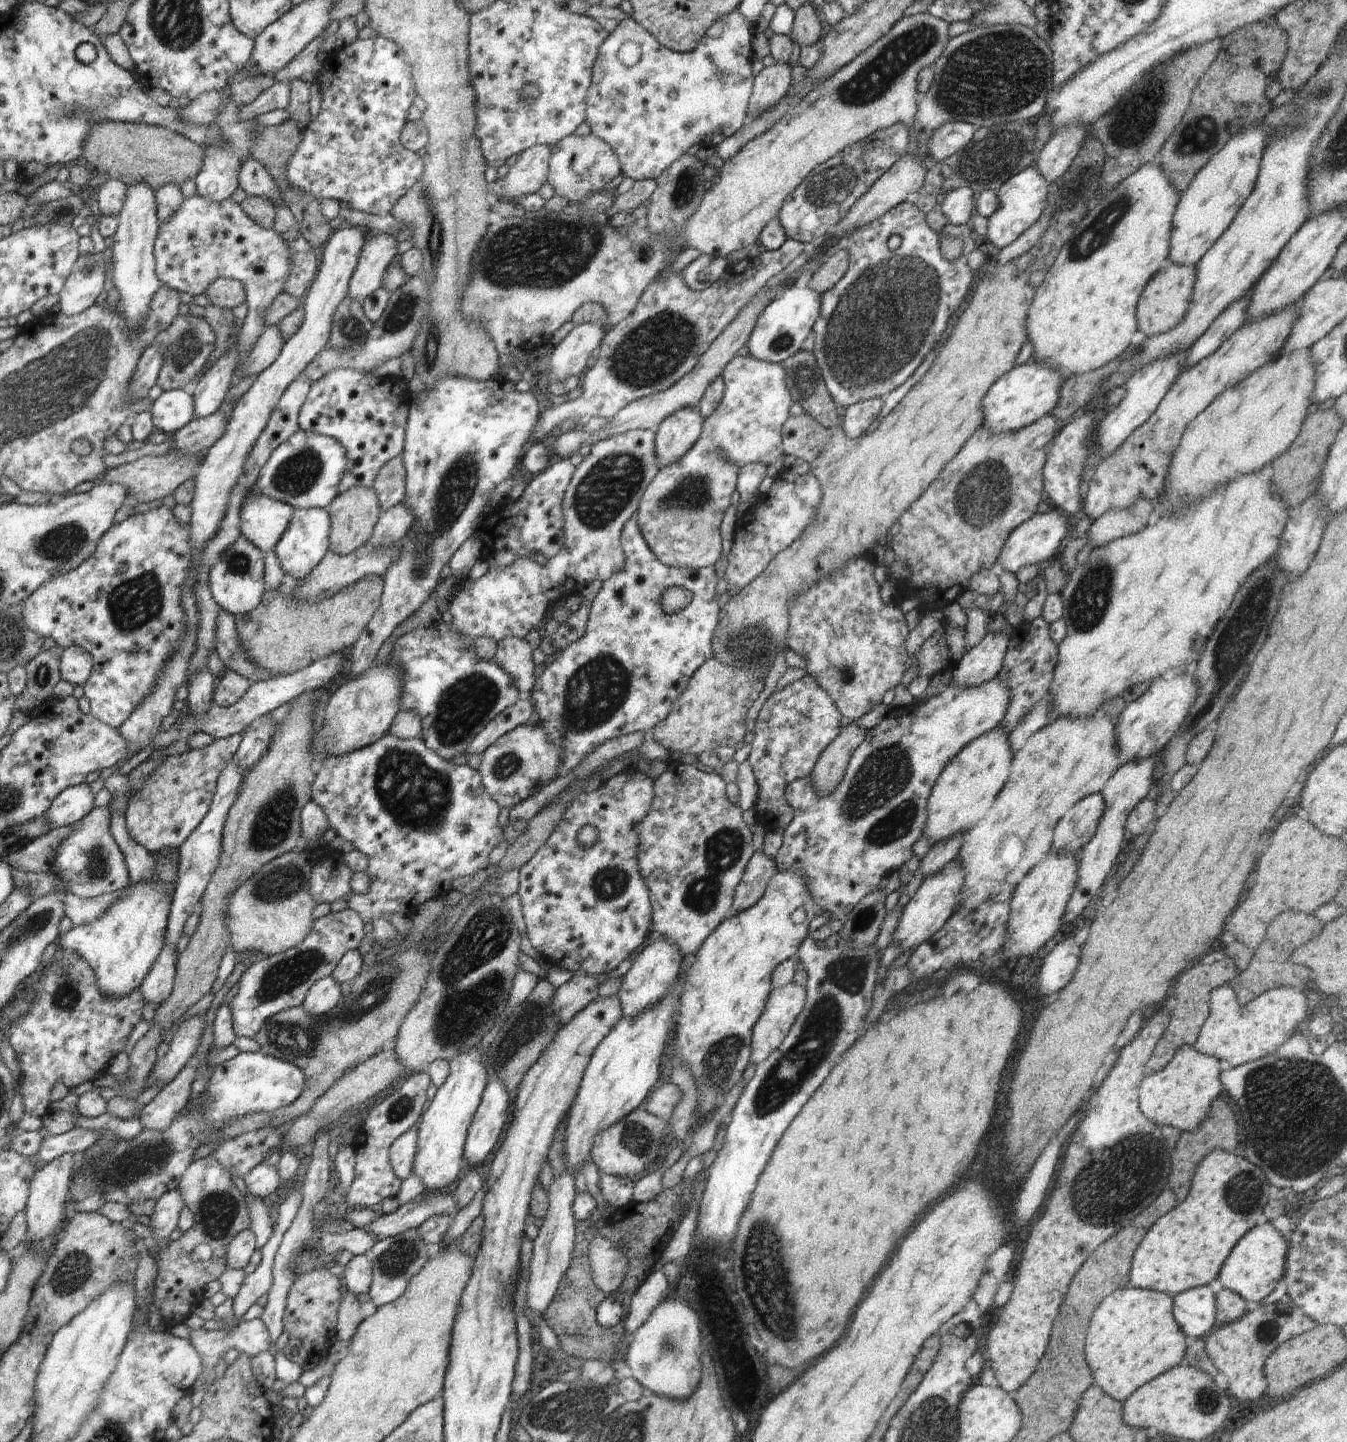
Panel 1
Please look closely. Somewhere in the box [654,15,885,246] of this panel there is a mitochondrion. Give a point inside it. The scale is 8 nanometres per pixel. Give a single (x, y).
(832, 186)

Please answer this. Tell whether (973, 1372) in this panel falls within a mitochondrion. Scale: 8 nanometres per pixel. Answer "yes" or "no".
no

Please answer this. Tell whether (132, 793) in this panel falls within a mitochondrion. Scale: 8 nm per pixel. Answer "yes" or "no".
no

